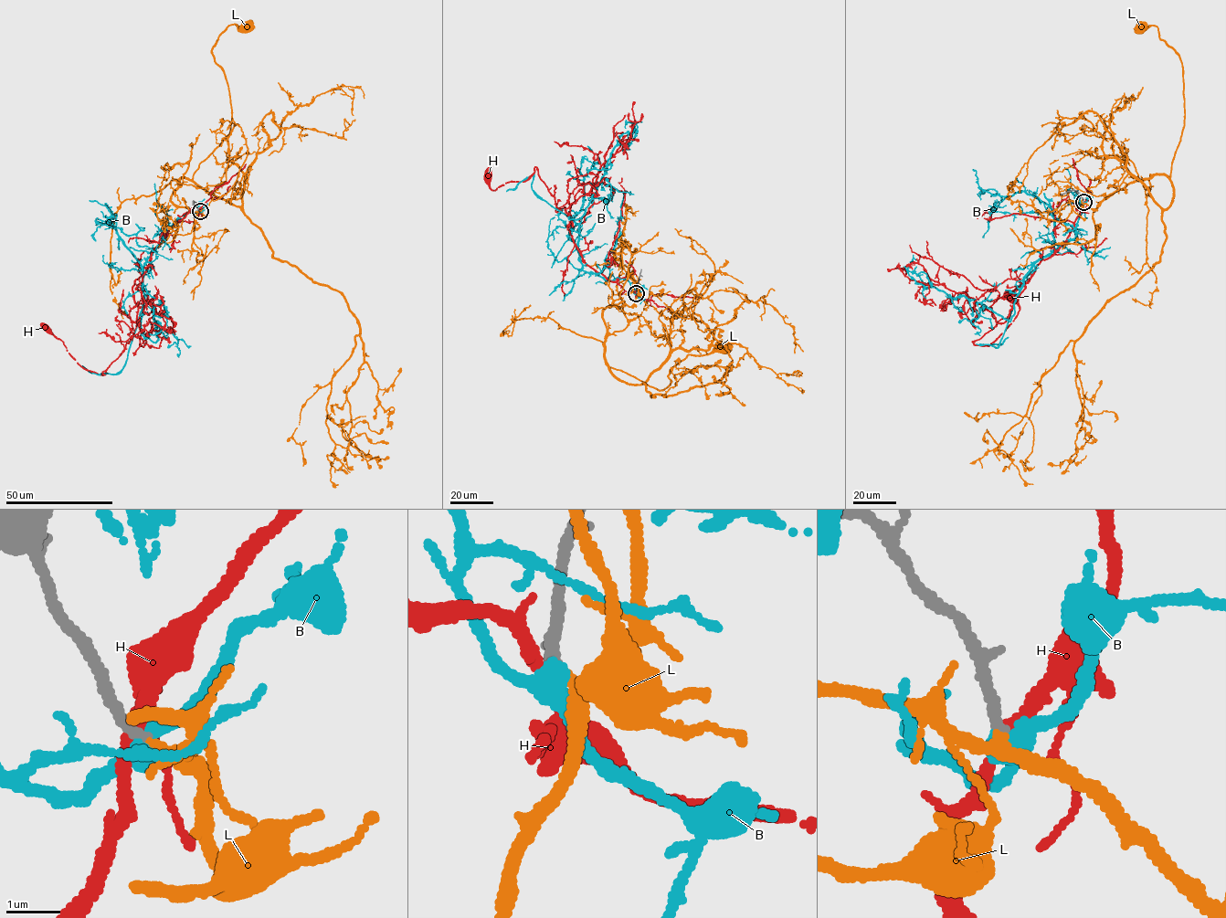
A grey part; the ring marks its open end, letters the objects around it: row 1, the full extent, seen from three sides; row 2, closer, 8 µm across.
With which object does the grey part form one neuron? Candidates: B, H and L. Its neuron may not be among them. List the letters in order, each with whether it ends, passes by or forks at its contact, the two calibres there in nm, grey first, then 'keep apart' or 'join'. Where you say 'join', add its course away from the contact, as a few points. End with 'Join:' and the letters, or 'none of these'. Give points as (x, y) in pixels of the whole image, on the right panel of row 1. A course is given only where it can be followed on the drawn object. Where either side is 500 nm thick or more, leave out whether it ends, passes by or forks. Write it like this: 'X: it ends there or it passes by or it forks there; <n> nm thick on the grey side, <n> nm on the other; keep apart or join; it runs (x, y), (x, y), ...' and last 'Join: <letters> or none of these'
B: it passes by; 200 nm thick on the grey side, 360 nm on the other; keep apart
H: it passes by; 240 nm thick on the grey side, 240 nm on the other; keep apart
L: it passes by; 200 nm thick on the grey side, 200 nm on the other; join; it runs (1083, 202), (1097, 210), (1129, 184), (1169, 177), (1184, 124), (1183, 67), (1157, 26), (1139, 28)
Join: L

